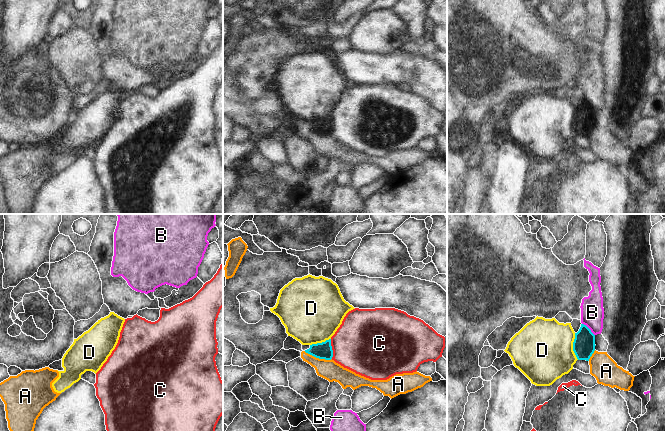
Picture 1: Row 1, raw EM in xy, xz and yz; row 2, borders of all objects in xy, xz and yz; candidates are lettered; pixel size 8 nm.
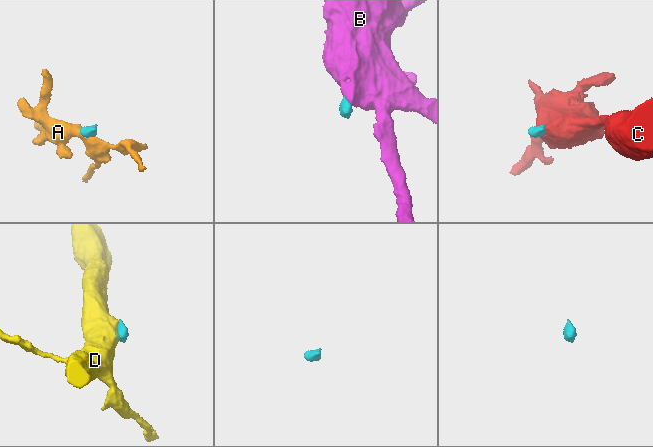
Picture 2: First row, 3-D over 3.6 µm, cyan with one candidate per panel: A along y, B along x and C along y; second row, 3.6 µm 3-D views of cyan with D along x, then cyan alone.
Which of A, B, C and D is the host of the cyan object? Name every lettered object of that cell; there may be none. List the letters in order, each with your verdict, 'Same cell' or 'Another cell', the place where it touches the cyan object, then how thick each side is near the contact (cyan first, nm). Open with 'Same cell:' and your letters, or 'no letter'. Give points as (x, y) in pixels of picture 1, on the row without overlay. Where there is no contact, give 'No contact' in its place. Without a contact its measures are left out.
Same cell: D
A: Another cell. Touches cyan at xz (318, 133). Thickness 130 nm (cyan) against 160 nm
B: Another cell. Touches cyan at yz (589, 105). Thickness 180 nm (cyan) against 190 nm
C: Another cell. Touches cyan at xz (331, 125). Thickness 130 nm (cyan) against 460 nm
D: Same cell. Touches cyan at yz (573, 122). Thickness 180 nm (cyan) against 480 nm.

